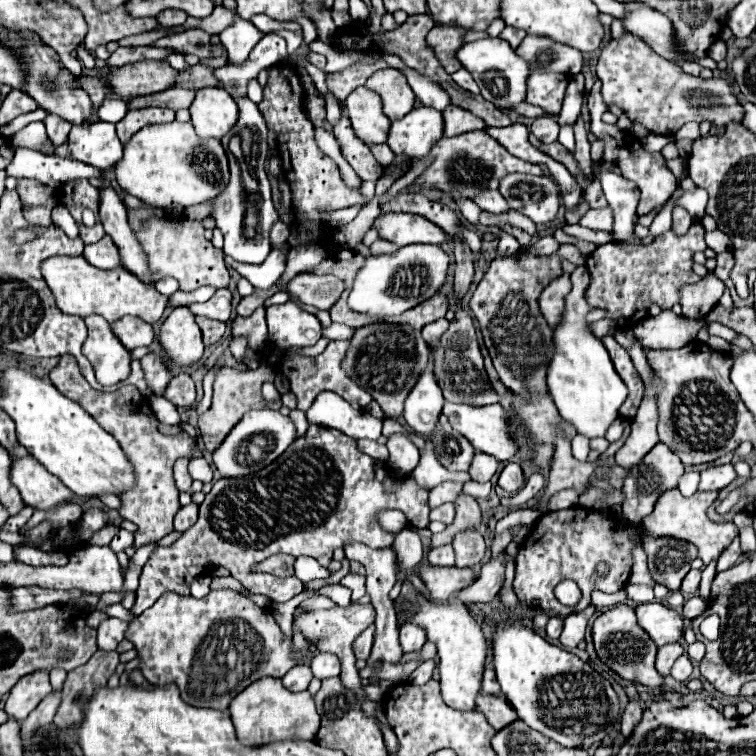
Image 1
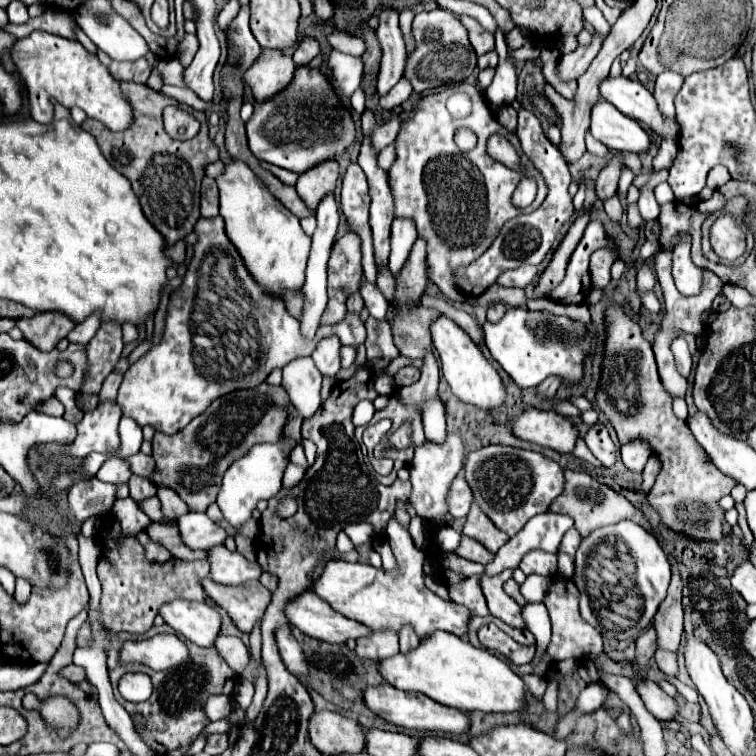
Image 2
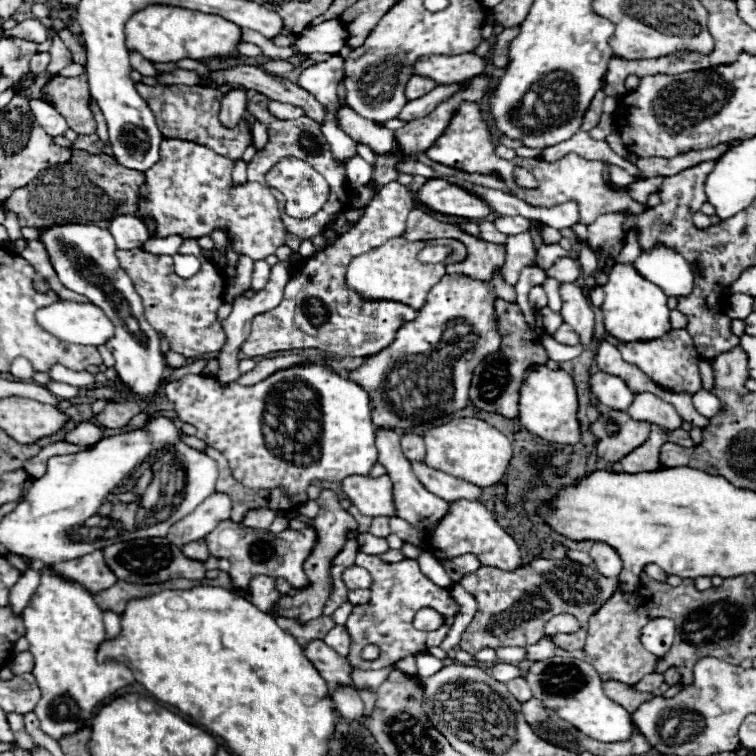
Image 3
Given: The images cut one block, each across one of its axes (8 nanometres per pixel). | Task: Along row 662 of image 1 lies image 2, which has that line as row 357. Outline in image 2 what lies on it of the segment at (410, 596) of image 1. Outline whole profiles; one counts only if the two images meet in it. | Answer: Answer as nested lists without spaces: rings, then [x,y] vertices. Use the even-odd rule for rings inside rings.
[[[440,316],[432,324],[432,344],[438,352],[440,364],[442,364],[442,374],[446,382],[450,384],[452,392],[466,404],[472,404],[482,410],[498,410],[506,402],[506,390],[502,384],[500,374],[492,368],[492,364],[484,358],[482,350],[472,342],[472,338],[450,318]]]

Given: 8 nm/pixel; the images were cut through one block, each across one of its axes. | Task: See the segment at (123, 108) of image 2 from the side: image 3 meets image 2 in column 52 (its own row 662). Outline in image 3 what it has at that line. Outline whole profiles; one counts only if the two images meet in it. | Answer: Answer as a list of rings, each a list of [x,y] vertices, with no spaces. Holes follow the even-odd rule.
[[[50,570],[42,572],[42,584],[38,586],[36,594],[30,598],[24,610],[24,626],[26,626],[26,640],[30,642],[28,650],[34,656],[32,674],[42,692],[42,698],[36,704],[34,714],[38,716],[40,730],[50,738],[54,738],[56,742],[60,742],[68,734],[74,734],[82,726],[90,726],[96,708],[134,682],[134,674],[124,664],[98,664],[96,650],[106,636],[102,610],[96,606],[96,602],[92,602],[92,594],[86,592],[82,586],[52,576]]]

